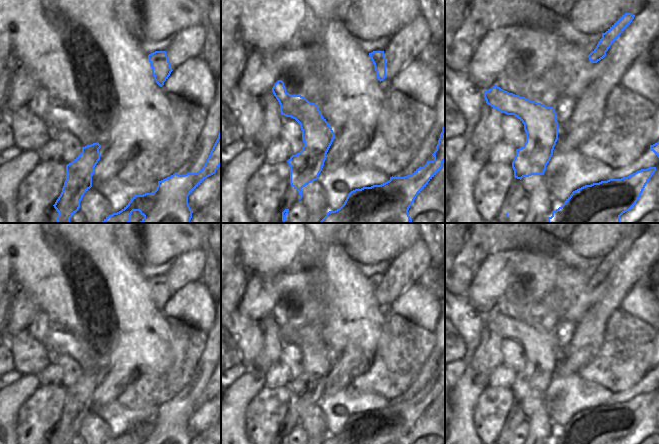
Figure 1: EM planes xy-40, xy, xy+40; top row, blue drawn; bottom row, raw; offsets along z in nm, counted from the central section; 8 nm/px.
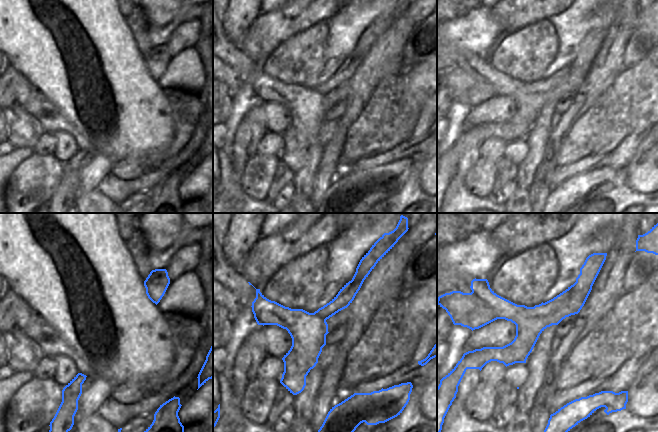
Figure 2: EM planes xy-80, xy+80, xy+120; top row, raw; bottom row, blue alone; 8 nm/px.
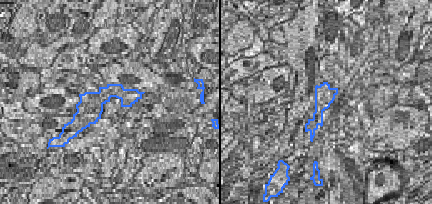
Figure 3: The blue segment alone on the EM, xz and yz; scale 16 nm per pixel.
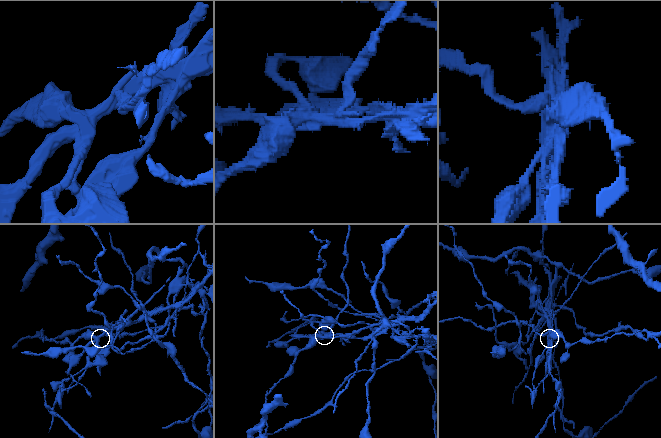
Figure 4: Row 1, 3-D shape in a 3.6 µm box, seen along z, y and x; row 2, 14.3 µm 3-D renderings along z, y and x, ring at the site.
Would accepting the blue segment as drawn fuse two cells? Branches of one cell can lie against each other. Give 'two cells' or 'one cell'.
two cells

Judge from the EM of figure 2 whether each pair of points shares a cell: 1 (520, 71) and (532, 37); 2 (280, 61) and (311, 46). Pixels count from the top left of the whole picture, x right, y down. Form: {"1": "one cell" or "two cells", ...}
{"1": "one cell", "2": "one cell"}

